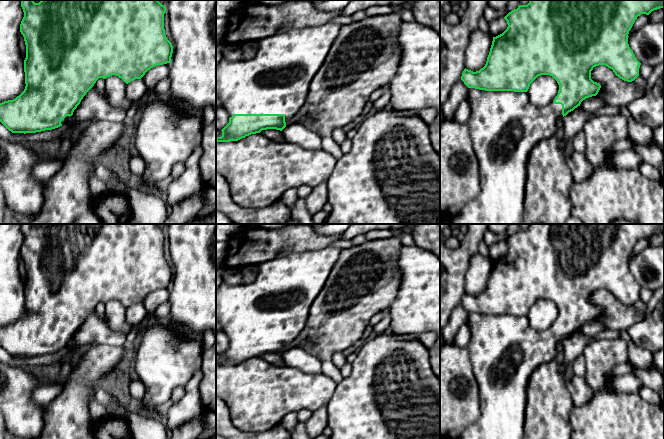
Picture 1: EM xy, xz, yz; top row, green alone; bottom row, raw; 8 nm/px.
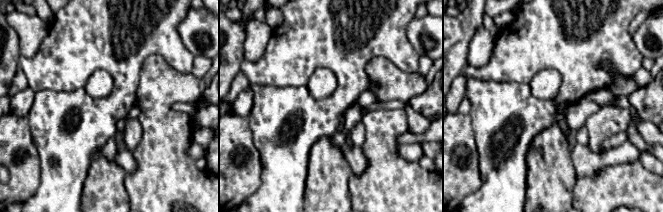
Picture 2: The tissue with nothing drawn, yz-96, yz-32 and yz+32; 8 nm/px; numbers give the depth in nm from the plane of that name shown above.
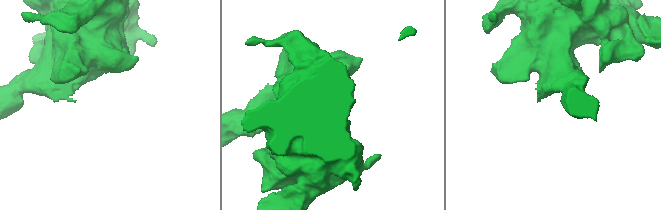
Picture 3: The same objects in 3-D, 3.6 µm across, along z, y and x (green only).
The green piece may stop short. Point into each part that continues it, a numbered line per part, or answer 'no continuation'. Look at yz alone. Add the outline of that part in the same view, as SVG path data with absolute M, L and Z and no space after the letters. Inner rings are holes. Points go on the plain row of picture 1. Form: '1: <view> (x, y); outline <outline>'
1: yz (505, 350); outline M468 312L465 323L471 331L467 348L479 387L481 414L457 439L523 439L528 381L541 364L556 360L557 346L563 344L562 329L538 331L530 326L527 316L475 312Z

